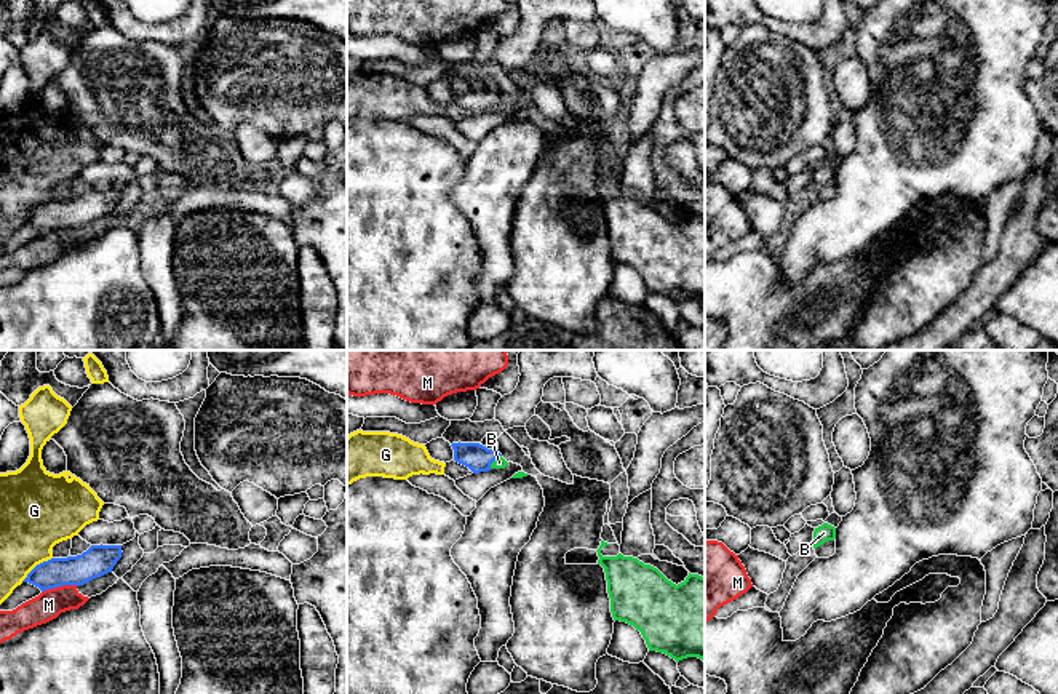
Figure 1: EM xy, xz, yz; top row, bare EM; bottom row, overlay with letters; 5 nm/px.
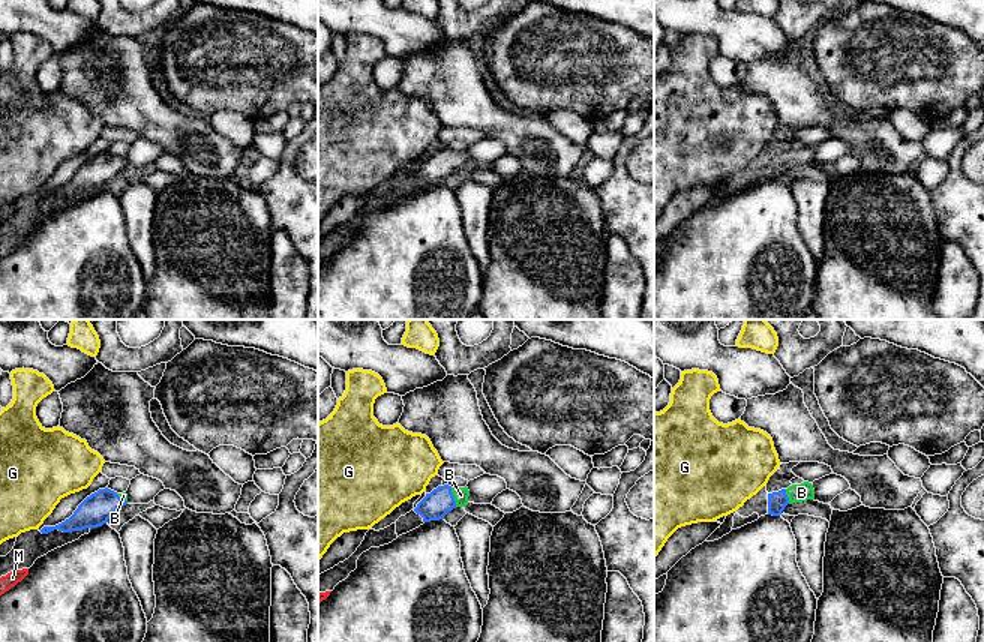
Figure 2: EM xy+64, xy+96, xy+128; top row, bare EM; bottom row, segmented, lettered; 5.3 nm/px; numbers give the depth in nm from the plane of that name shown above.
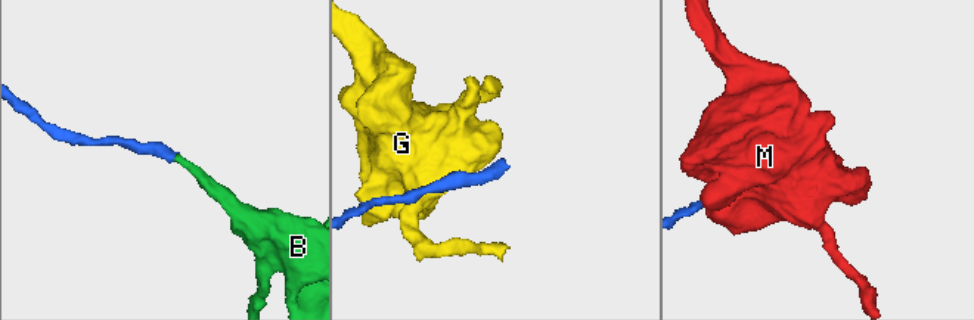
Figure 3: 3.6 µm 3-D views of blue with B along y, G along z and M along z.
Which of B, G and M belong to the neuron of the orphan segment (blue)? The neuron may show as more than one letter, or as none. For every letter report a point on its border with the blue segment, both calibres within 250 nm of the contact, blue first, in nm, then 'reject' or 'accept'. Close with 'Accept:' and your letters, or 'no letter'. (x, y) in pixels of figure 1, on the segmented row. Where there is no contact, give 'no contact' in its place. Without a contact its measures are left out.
B: xz (494, 459) | 140/60 nm | accept
G: xy (35, 566) | 150/360 nm | reject
M: xy (58, 586) | 160/150 nm | reject
Accept: B

